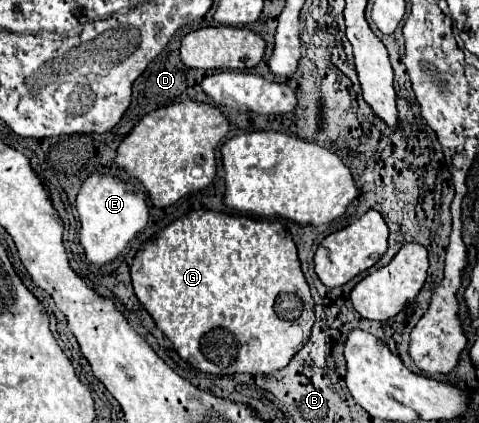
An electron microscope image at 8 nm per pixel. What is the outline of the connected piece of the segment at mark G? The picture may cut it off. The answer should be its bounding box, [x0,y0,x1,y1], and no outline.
[131,209,315,375]

